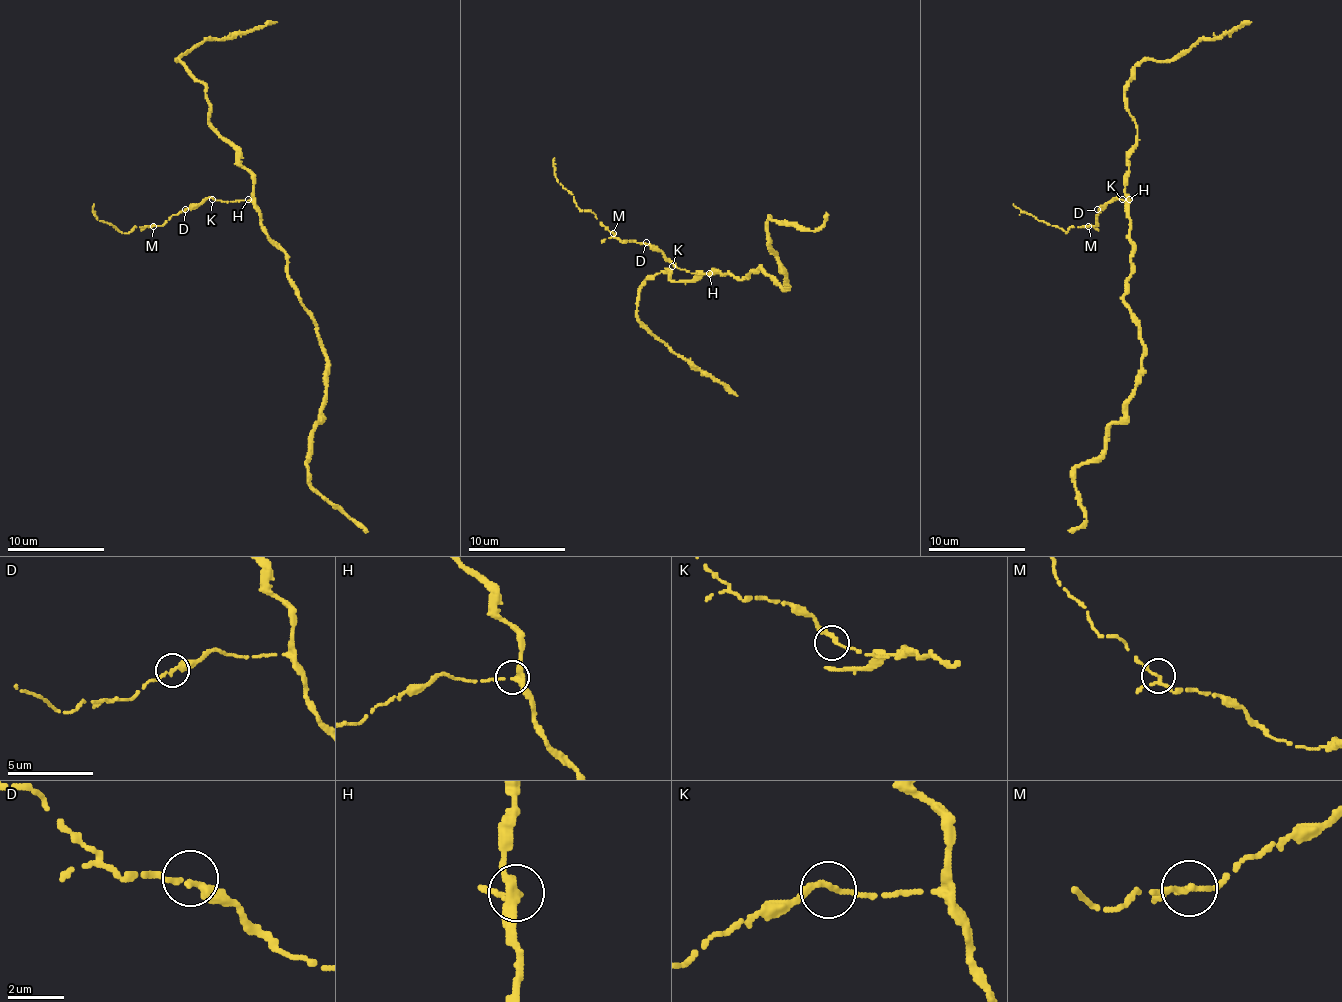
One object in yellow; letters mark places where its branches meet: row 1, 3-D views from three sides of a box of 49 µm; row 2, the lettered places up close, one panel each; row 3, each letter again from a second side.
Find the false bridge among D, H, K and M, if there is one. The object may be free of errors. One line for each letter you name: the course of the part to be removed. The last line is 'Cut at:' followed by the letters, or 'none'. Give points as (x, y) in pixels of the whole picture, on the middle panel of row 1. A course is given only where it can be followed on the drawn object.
Cut at: none

